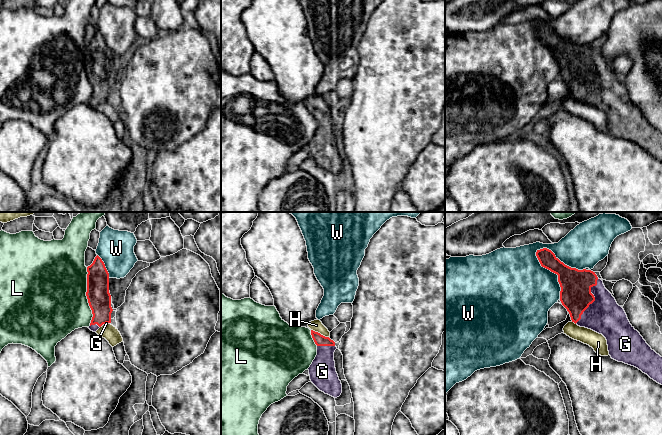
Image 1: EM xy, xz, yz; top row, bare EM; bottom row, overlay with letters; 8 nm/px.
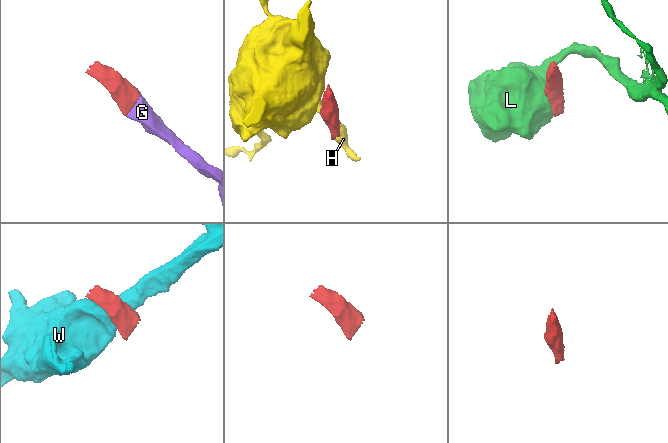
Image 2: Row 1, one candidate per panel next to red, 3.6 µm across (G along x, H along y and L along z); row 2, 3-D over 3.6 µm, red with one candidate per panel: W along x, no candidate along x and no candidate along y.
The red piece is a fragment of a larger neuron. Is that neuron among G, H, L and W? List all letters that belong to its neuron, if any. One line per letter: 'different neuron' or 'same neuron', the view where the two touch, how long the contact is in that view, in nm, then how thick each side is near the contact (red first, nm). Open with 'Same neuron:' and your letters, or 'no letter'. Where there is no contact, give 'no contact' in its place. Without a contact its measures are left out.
Same neuron: G
G: same neuron; contact in yz; length 420 nm; calibres 260 and 280 nm
H: different neuron; contact in xz; length 170 nm; calibres 90 and 90 nm
L: different neuron; contact in xy; length 480 nm; calibres 190 and 500 nm
W: different neuron; contact in yz; length 440 nm; calibres 240 and 440 nm

